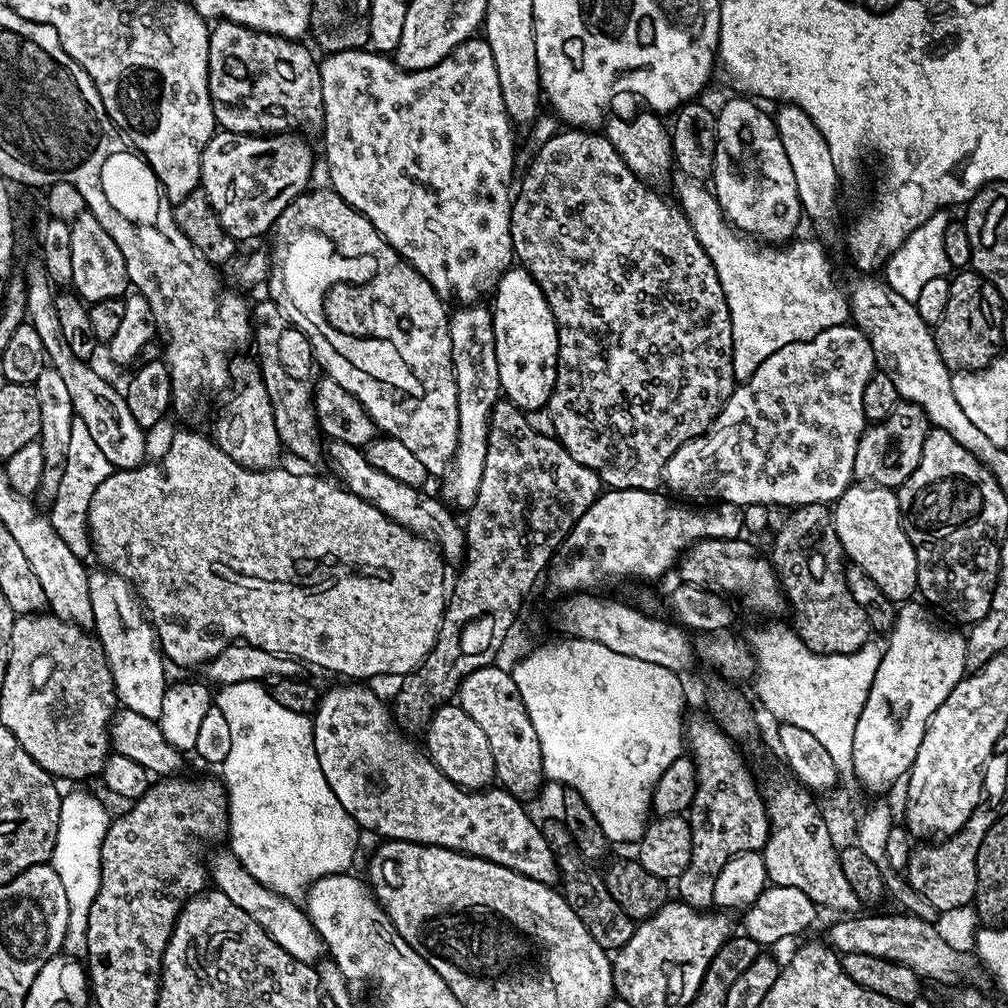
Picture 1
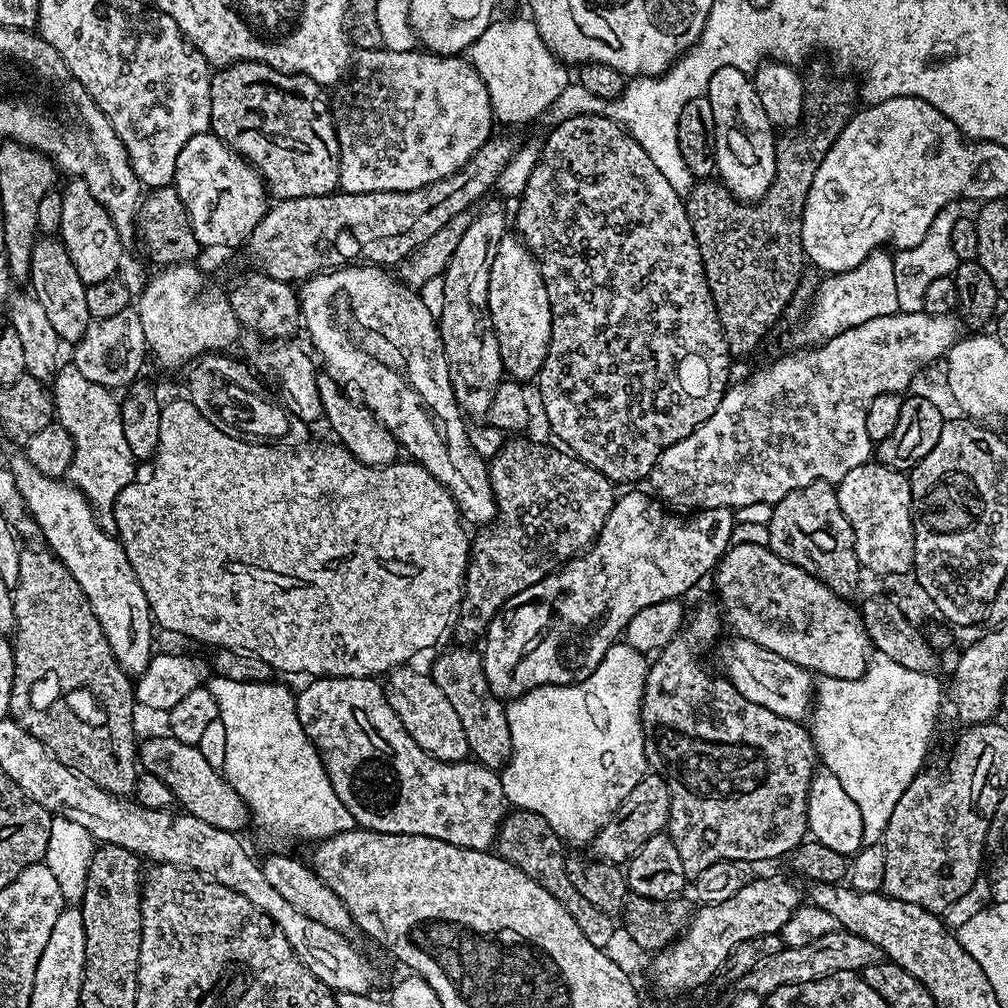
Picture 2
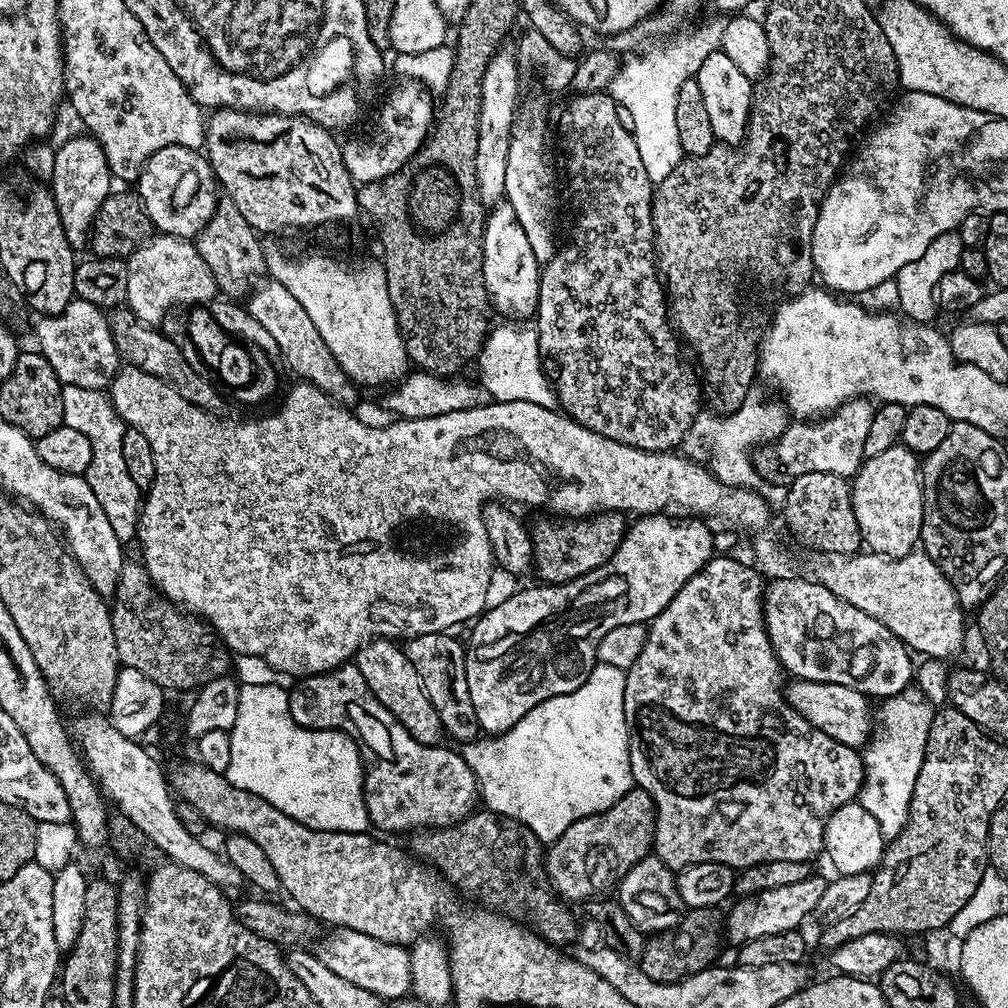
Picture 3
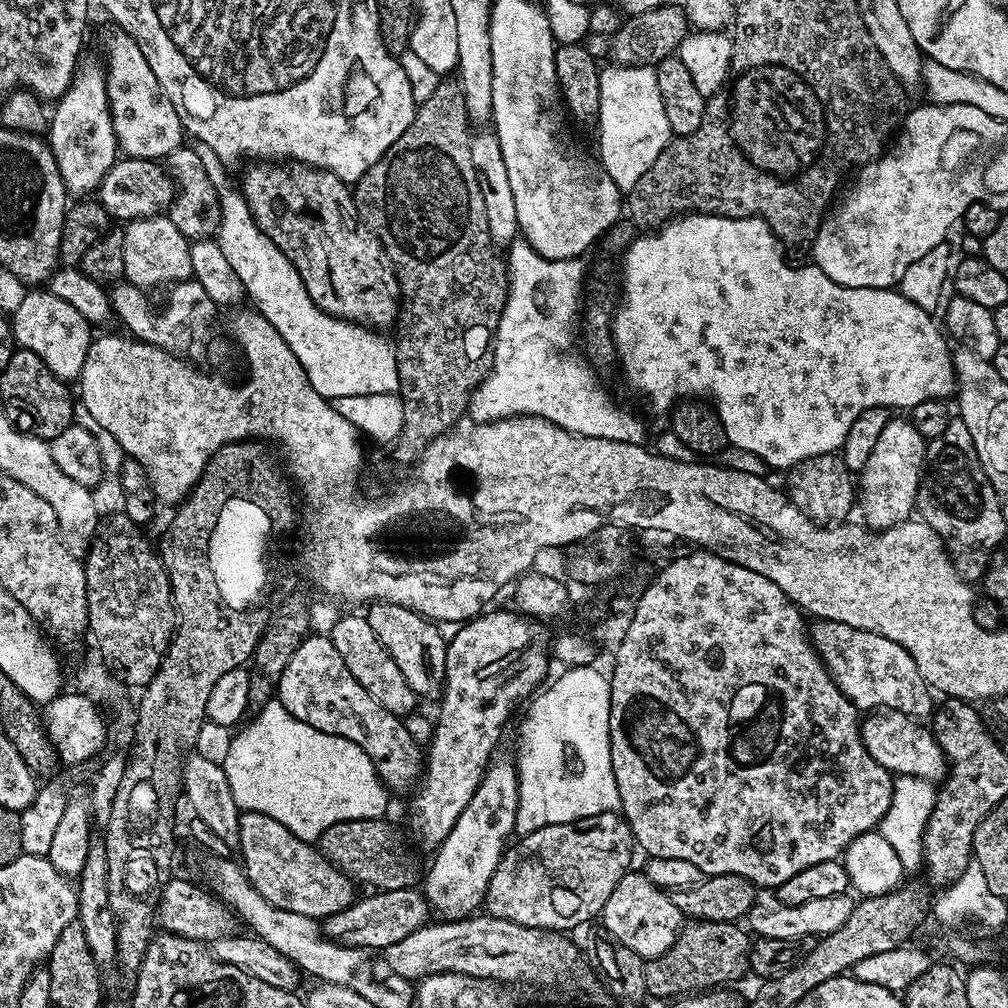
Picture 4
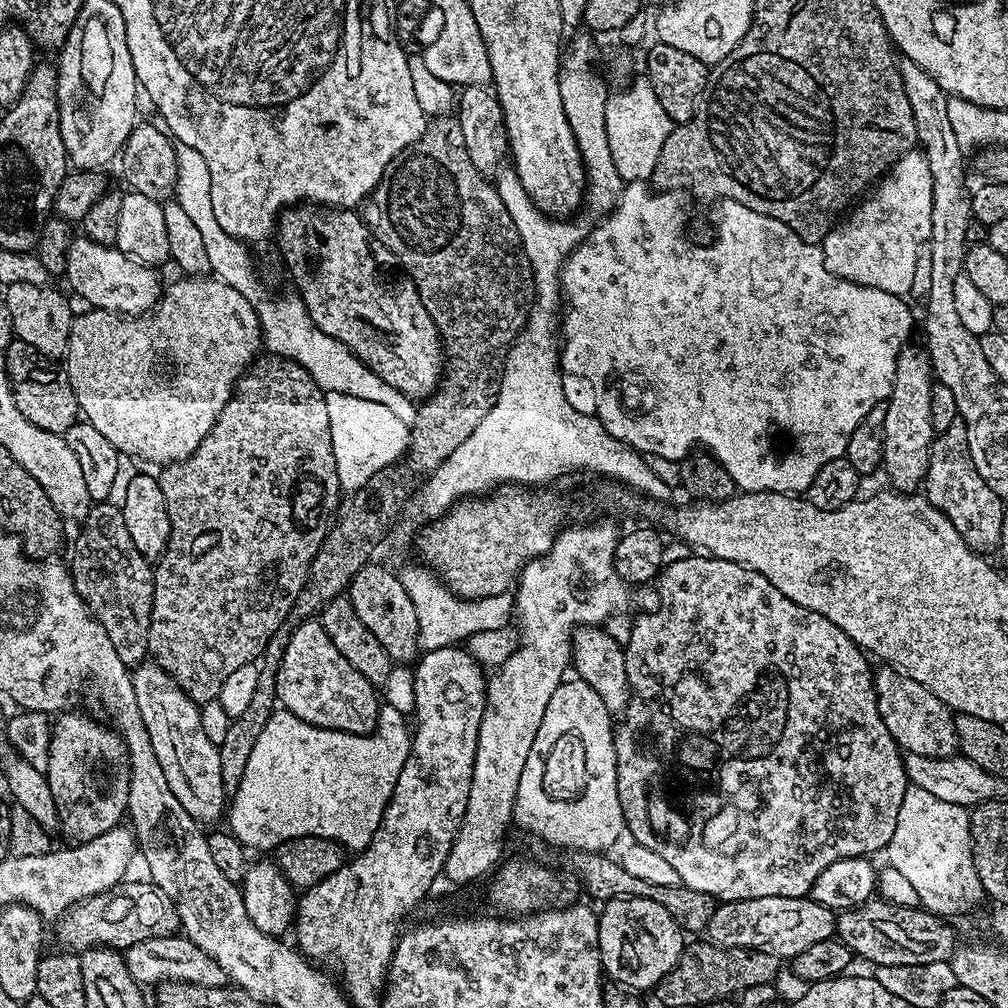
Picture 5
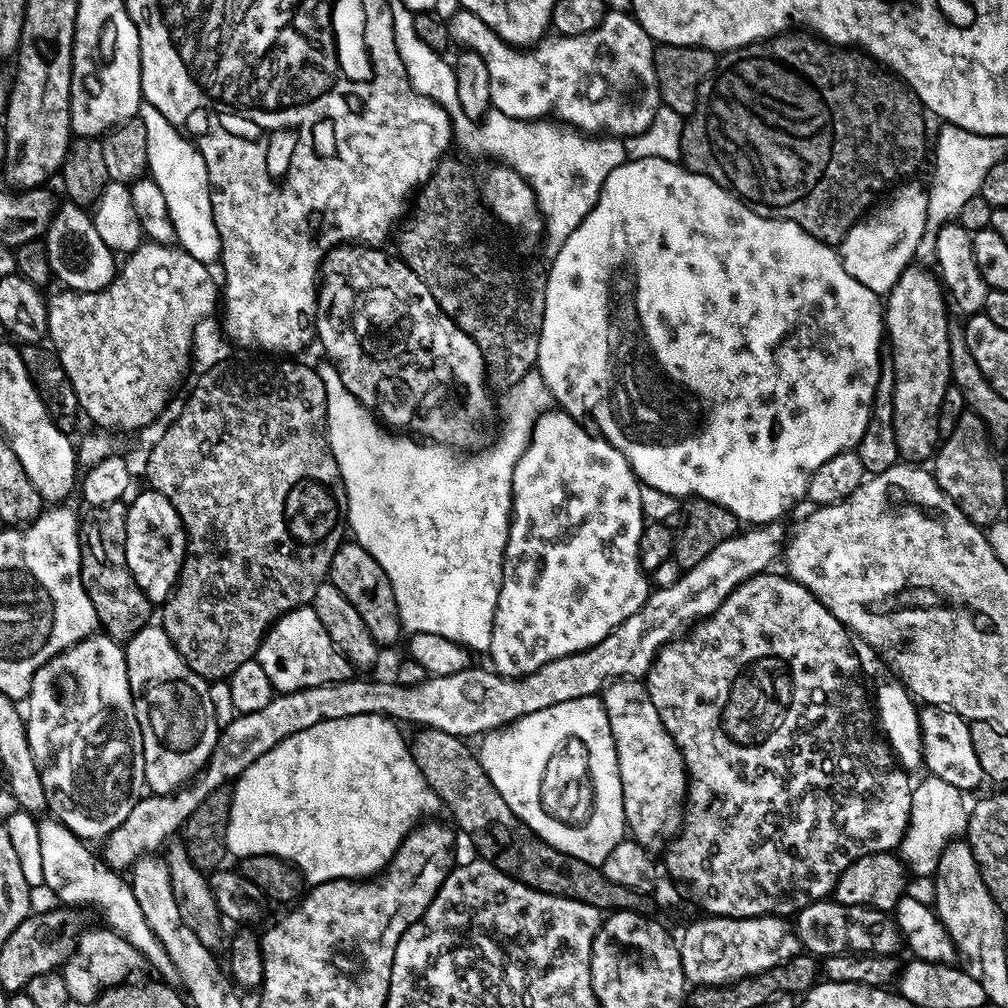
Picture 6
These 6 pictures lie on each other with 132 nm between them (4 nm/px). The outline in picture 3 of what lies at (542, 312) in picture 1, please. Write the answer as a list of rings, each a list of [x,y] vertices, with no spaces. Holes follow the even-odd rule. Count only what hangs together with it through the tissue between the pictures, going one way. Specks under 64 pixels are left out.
[[[501,202],[491,205],[490,211],[487,213],[484,221],[484,253],[482,254],[482,274],[484,275],[484,285],[488,291],[488,299],[492,302],[492,307],[497,313],[500,312],[506,316],[504,318],[522,318],[518,316],[531,317],[536,311],[536,303],[538,302],[538,290],[540,289],[540,274],[542,265],[534,258],[534,250],[530,250],[530,242],[526,239],[526,233],[522,231],[522,226],[518,226],[518,214],[514,214],[514,206],[510,206],[507,202]]]

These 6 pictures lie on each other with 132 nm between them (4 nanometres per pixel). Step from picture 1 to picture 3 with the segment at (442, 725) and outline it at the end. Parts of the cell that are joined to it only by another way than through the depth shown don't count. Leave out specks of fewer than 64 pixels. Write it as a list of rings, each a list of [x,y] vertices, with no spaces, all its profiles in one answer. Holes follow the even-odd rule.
[[[373,638],[357,650],[354,663],[362,678],[366,678],[366,686],[398,718],[402,726],[416,742],[423,745],[439,745],[440,738],[445,735],[442,718],[438,718],[438,710],[434,710],[434,702],[424,693],[422,678],[418,678],[418,670],[414,670],[414,662],[406,658],[403,647],[392,638]]]

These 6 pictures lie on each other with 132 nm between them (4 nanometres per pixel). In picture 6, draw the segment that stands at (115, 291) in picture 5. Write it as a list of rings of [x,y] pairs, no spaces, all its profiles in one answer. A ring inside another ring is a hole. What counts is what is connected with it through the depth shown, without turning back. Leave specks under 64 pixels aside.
[[[61,203],[48,224],[48,231],[44,233],[42,243],[48,255],[53,277],[57,281],[60,279],[65,289],[74,292],[100,292],[116,277],[117,257],[99,238],[91,215],[81,205]]]

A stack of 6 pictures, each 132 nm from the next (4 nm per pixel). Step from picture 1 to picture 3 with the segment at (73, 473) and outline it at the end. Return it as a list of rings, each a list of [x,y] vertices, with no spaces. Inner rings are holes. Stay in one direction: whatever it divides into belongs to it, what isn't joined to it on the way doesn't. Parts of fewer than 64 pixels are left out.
[[[63,385],[62,387],[63,425],[74,427],[90,440],[93,460],[89,464],[86,479],[98,506],[106,513],[114,534],[122,542],[135,541],[140,527],[140,510],[142,507],[142,489],[130,478],[126,470],[126,461],[122,454],[122,434],[126,427],[118,413],[112,409],[109,393],[98,389],[83,389],[82,386]]]

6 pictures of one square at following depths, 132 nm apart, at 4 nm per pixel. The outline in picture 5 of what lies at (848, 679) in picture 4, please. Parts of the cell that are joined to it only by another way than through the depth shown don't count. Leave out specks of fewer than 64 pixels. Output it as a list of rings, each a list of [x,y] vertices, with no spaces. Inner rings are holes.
[[[891,666],[877,667],[874,679],[882,722],[886,722],[886,730],[890,730],[905,753],[926,755],[932,759],[957,755],[956,722],[951,708],[944,705],[930,690],[926,690],[926,686],[914,682],[914,678]]]

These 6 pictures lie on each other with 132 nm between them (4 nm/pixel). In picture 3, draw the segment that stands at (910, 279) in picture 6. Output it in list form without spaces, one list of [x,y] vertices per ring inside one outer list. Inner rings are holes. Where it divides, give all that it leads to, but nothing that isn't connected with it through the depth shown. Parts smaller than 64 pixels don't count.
[[[899,443],[883,454],[867,457],[851,481],[854,518],[858,518],[860,539],[877,556],[905,556],[920,544],[924,517],[921,468],[917,453]]]

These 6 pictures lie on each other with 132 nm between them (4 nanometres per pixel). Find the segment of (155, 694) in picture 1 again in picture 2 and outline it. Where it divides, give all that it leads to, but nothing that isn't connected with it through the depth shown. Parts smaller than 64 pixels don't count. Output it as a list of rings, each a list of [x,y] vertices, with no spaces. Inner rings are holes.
[[[18,454],[10,461],[10,467],[24,507],[29,516],[36,521],[39,533],[45,536],[53,556],[58,557],[70,570],[72,577],[82,586],[114,658],[129,677],[139,678],[152,660],[152,607],[146,594],[126,558],[124,547],[116,536],[106,534],[96,521],[96,513],[88,504],[88,499],[63,479],[43,476],[31,465],[24,454]]]

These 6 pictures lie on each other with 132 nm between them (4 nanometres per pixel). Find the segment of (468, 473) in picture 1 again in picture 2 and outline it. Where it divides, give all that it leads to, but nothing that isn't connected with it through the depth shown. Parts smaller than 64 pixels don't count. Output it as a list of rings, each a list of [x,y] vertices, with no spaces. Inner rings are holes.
[[[484,208],[481,212],[477,211],[442,277],[444,297],[440,300],[440,312],[438,308],[440,337],[444,357],[448,359],[456,402],[460,405],[461,413],[468,418],[487,417],[496,387],[506,376],[488,309],[490,266],[494,266],[494,254],[498,254],[498,242],[502,242],[504,235],[506,228],[502,209]]]

